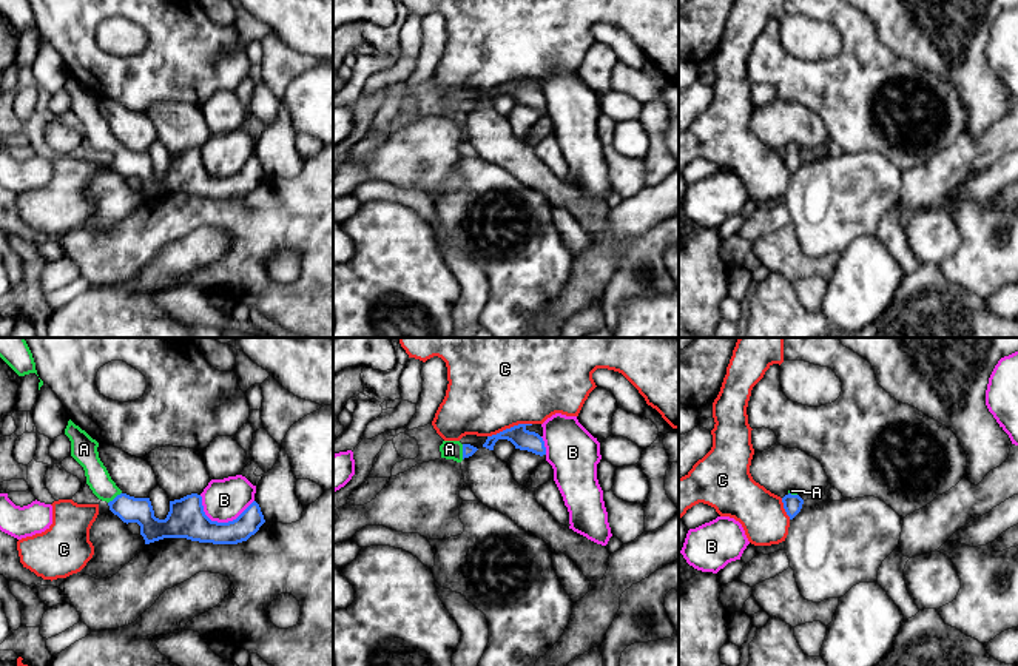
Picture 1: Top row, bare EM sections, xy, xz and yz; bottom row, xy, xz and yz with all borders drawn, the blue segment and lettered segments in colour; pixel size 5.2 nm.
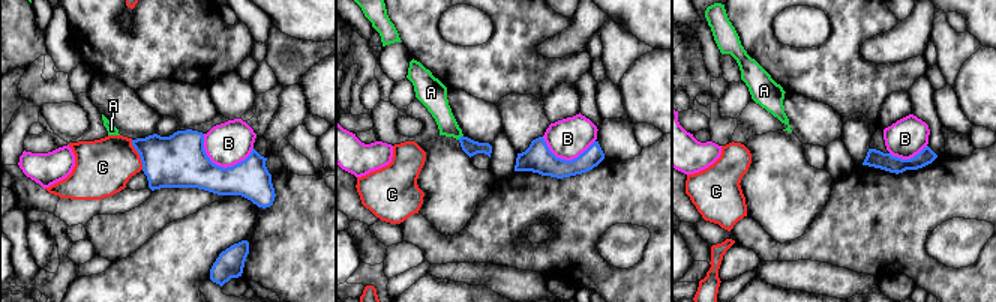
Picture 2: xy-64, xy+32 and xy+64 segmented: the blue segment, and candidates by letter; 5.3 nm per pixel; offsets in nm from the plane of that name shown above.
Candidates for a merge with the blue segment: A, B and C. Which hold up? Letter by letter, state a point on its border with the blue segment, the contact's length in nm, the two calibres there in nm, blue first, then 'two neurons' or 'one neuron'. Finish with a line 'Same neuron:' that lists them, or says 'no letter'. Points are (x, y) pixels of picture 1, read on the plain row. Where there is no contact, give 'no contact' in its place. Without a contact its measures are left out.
A: meets blue in xz at (463, 107); contact 80 nm long; 60 nm thick on the blue side, 100 nm on the other; one neuron
B: meets blue in xy at (221, 178); contact 280 nm long; 190 nm thick on the blue side, 220 nm on the other; two neurons
C: meets blue in xz at (511, 82); contact 240 nm long; 110 nm thick on the blue side, 440 nm on the other; two neurons
Same neuron: A

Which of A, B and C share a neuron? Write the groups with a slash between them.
A / B / C

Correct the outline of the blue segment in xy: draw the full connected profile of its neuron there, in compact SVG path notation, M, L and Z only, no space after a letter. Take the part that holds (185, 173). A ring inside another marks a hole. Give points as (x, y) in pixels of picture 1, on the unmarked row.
M71 74L65 83L71 96L71 111L83 122L86 139L93 148L106 156L110 165L123 177L137 177L145 199L163 193L187 193L199 197L238 199L247 196L265 177L261 162L253 156L236 174L211 176L202 160L202 151L187 150L170 156L165 174L154 171L150 153L134 153L123 148L111 134L99 113L99 97Z

